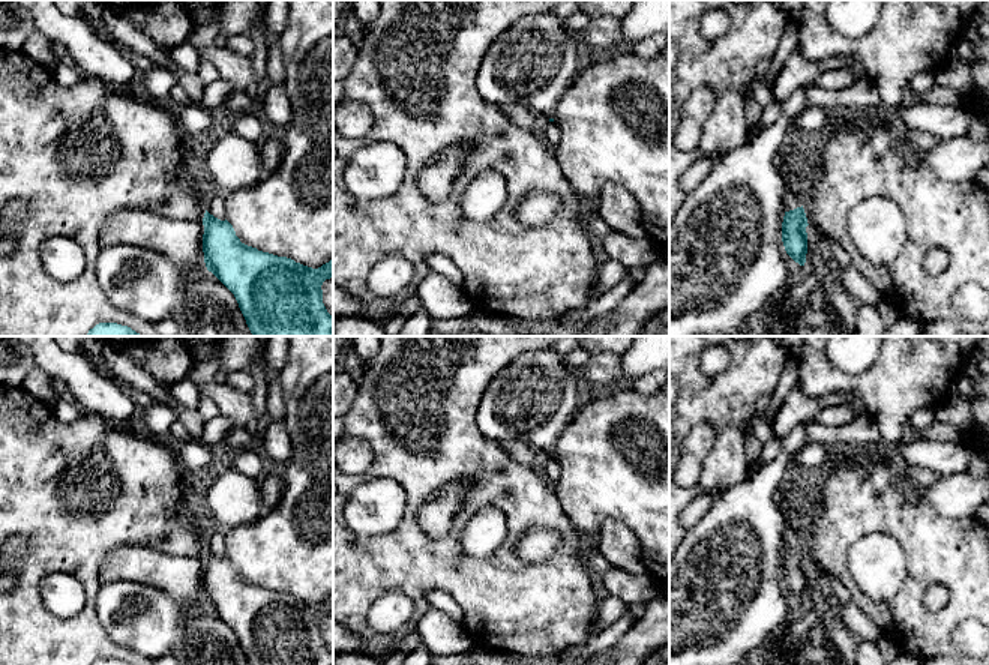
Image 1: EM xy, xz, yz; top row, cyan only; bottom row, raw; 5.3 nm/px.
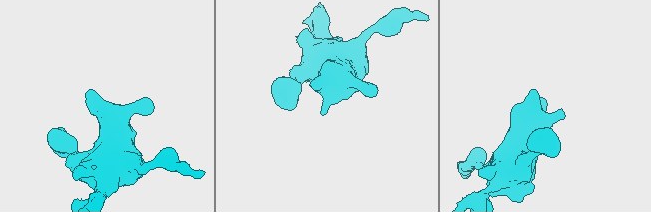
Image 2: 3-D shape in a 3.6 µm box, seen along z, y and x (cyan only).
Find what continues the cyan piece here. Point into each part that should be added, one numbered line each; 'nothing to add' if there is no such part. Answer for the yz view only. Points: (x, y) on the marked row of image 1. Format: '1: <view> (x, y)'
1: yz (793, 197)

